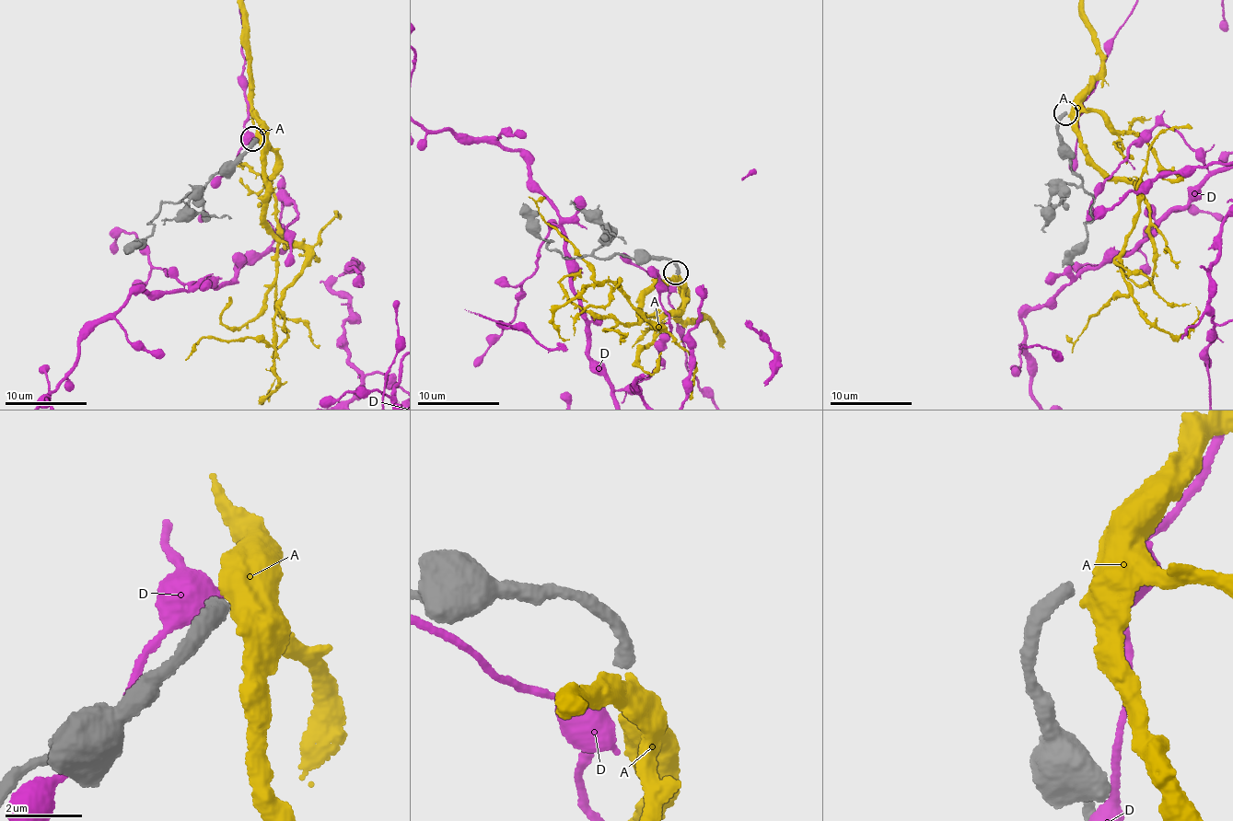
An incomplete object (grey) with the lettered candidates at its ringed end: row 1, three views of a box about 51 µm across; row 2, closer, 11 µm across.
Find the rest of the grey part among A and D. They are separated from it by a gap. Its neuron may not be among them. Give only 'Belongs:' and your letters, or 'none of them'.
Belongs: none of them

